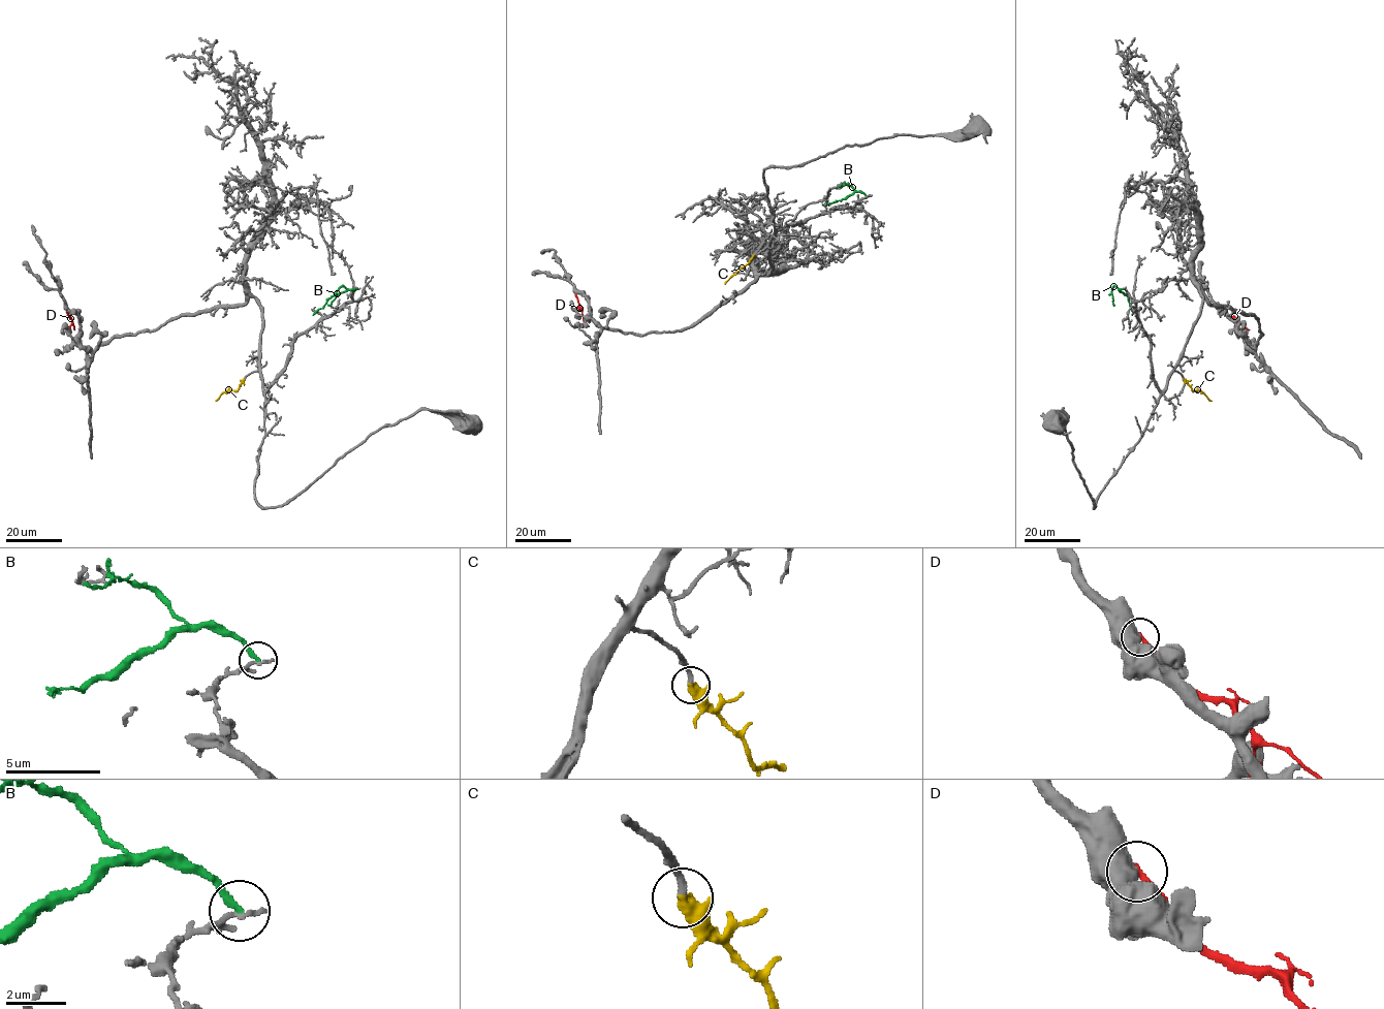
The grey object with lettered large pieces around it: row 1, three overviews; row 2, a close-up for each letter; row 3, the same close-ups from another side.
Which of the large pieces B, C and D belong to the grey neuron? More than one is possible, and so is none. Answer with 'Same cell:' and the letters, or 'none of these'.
Same cell: C

